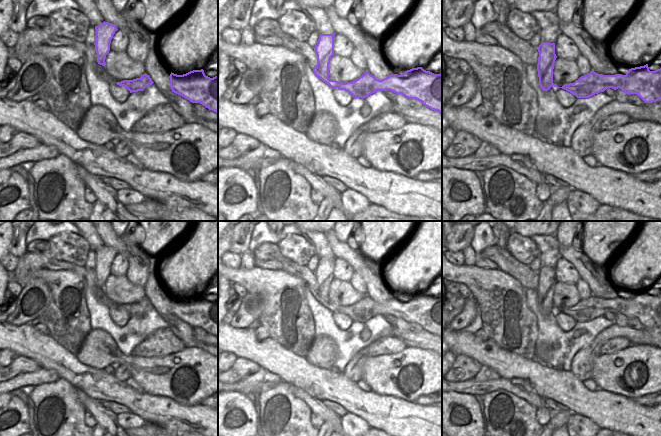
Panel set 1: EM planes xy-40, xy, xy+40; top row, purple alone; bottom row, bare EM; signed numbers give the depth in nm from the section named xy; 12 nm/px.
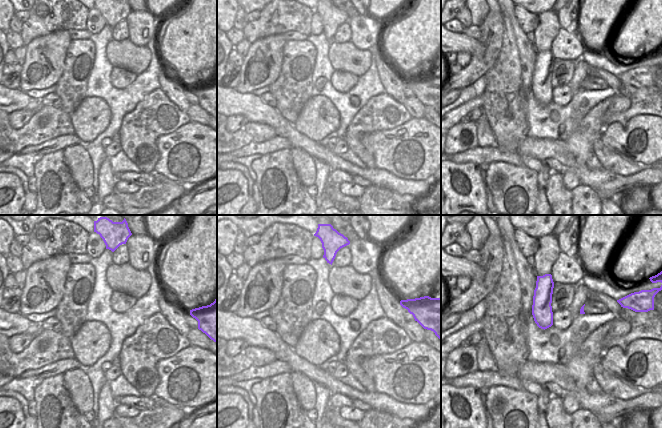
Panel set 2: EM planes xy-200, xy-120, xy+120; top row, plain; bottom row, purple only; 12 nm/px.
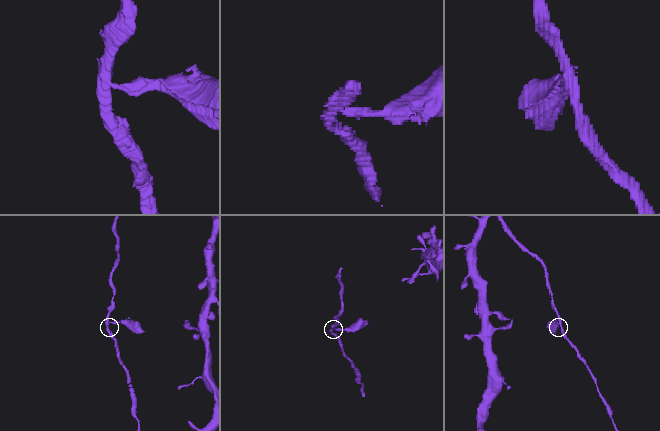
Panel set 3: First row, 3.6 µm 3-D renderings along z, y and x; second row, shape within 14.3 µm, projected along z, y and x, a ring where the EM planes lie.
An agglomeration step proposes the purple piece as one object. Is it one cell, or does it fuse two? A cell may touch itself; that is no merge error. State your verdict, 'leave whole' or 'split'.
leave whole

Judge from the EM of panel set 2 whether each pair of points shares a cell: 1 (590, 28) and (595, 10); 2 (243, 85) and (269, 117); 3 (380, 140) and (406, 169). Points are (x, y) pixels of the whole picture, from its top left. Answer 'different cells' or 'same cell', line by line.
1: same cell
2: different cells
3: same cell

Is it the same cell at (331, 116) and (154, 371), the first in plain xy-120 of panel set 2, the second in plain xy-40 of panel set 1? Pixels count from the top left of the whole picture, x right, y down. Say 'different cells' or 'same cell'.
same cell

